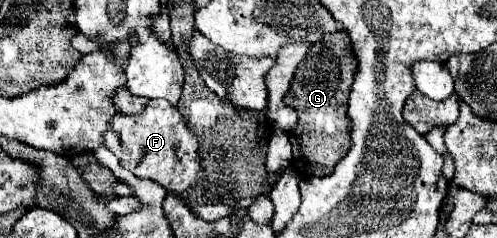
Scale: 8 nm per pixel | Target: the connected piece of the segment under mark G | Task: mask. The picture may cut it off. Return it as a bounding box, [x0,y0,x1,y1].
[283,30,357,176]

